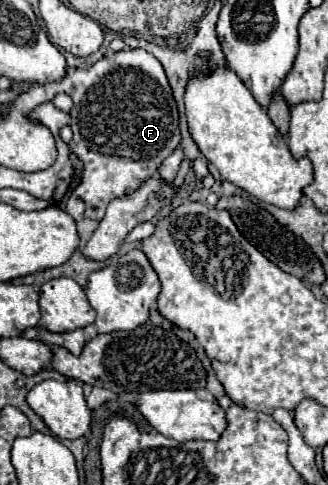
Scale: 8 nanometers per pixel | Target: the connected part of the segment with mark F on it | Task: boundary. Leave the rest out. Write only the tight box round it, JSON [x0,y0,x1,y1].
[16,50,180,220]

